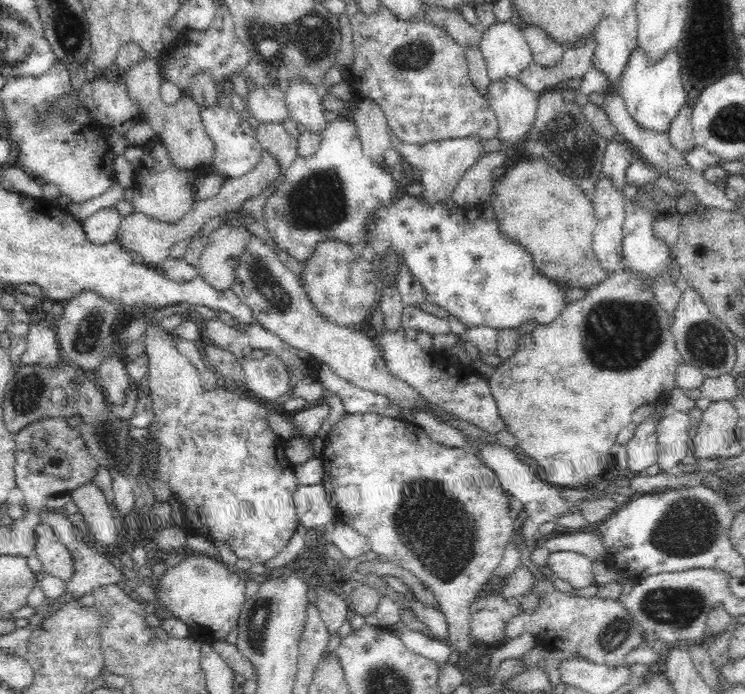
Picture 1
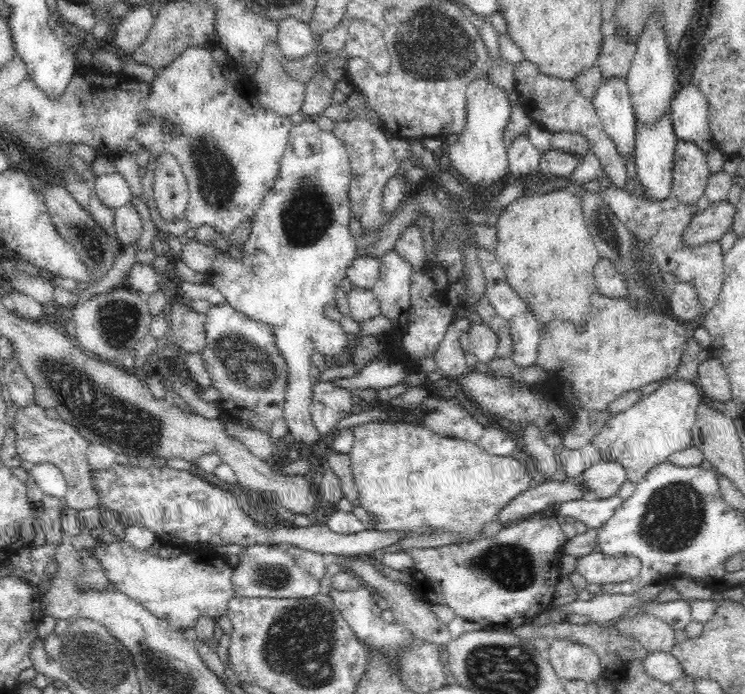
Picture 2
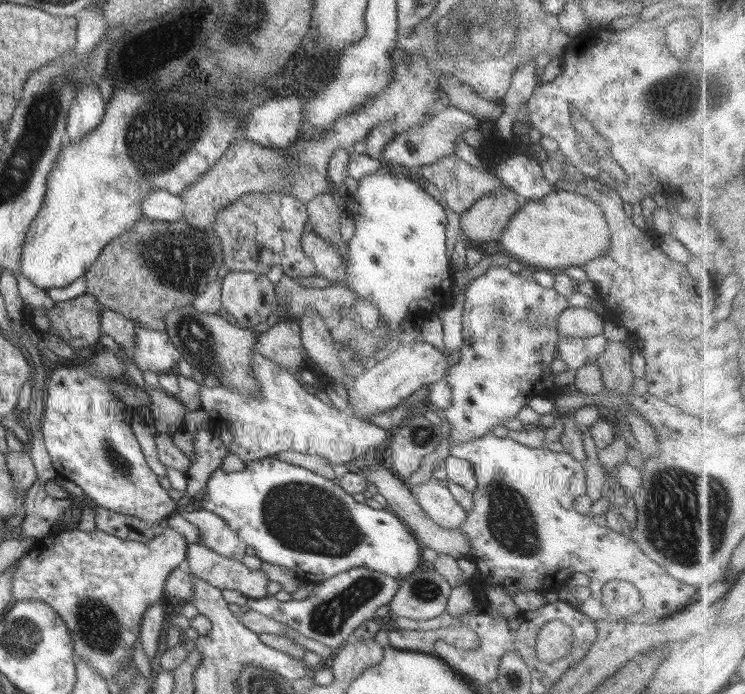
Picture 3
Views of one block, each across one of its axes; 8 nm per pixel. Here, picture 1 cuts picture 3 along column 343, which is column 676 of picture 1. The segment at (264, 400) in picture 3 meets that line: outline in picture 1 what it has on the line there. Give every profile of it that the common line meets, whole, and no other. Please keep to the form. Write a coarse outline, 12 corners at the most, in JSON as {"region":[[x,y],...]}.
{"region":[[670,411],[655,424],[657,463],[669,473],[691,454],[691,418]]}

